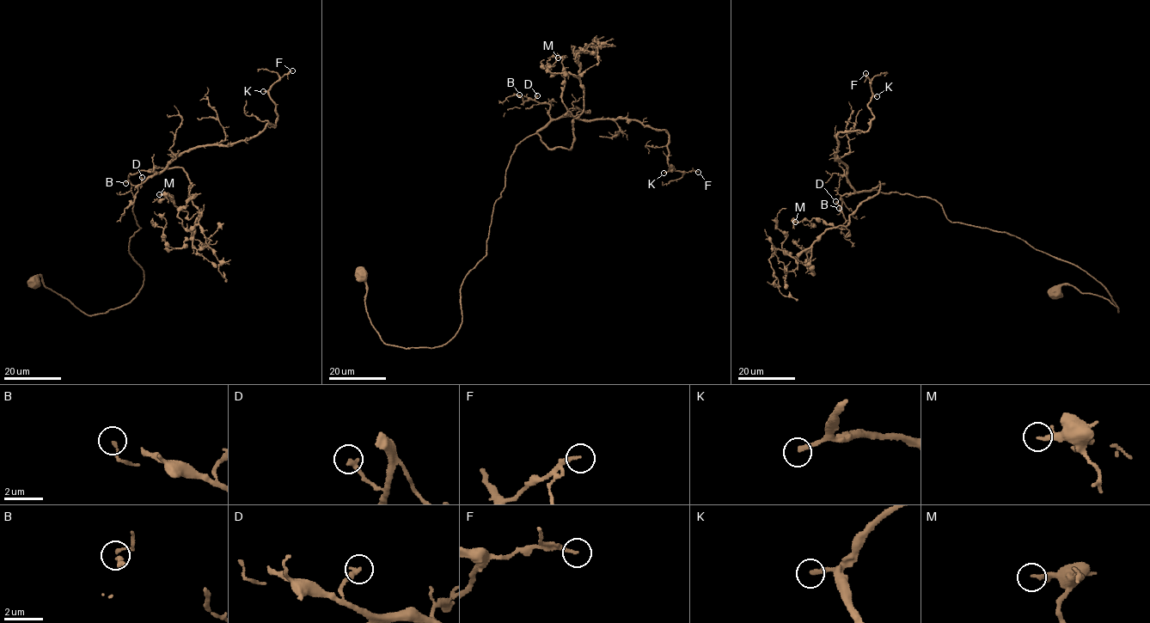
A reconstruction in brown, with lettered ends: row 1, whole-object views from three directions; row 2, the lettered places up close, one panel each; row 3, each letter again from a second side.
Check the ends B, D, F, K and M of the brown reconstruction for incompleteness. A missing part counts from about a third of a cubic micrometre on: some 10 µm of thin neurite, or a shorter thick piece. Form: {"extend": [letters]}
{"extend": ["B", "K"]}

